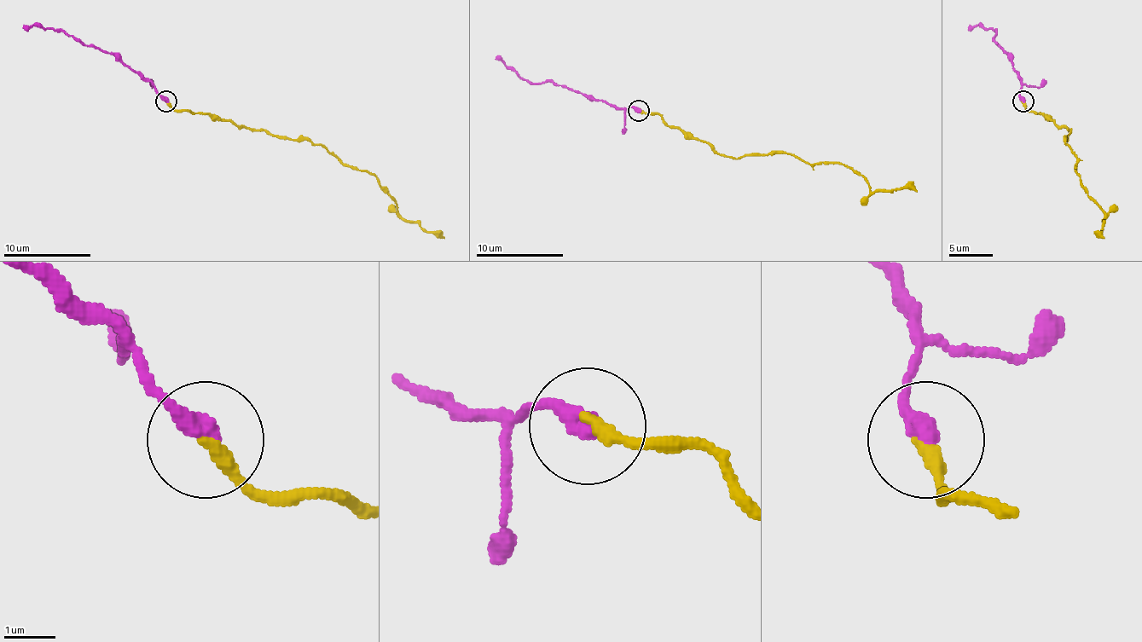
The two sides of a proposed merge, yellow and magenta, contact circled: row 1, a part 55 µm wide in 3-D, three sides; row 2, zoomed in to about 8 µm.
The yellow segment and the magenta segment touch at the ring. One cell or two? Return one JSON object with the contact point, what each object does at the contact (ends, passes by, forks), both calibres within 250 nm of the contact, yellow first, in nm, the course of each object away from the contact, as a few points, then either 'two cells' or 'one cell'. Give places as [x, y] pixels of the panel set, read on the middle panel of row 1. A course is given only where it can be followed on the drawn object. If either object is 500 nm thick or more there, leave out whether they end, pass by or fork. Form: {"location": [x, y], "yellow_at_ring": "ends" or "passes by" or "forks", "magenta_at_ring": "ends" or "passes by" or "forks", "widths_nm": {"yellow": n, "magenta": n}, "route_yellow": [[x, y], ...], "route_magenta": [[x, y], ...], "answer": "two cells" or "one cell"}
{"location": [638, 110], "yellow_at_ring": "ends", "magenta_at_ring": "ends", "widths_nm": {"yellow": 280, "magenta": 400}, "route_yellow": [[638, 110], [657, 114], [726, 156], [793, 153], [815, 164], [842, 162], [870, 191], [916, 191]], "route_magenta": [[638, 110], [594, 101], [550, 81], [535, 83], [507, 66], [497, 54]], "answer": "one cell"}

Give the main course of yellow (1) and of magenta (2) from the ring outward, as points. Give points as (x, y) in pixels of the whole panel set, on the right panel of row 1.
1: (1023, 101), (1027, 110), (1070, 130), (1066, 143), (1084, 191), (1104, 216), (1104, 237)
2: (1023, 101), (1020, 82), (1013, 64), (994, 40), (996, 31), (978, 25), (967, 29)

